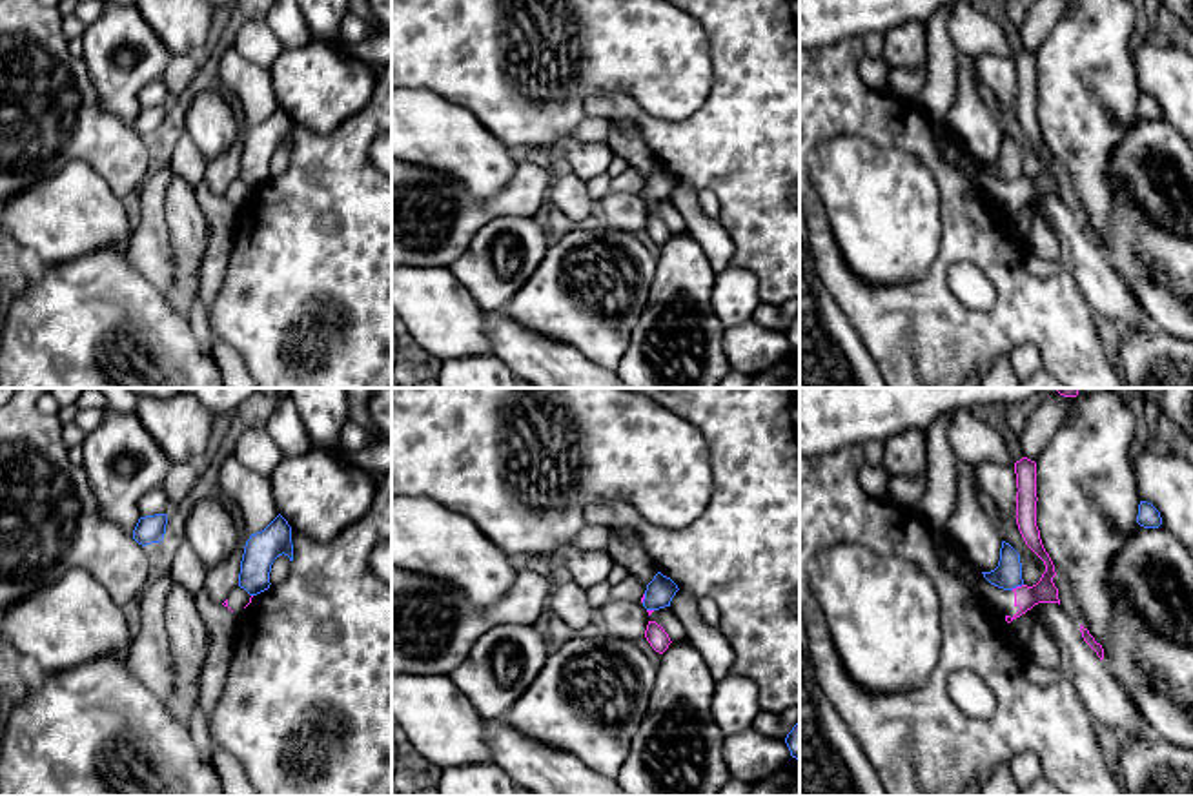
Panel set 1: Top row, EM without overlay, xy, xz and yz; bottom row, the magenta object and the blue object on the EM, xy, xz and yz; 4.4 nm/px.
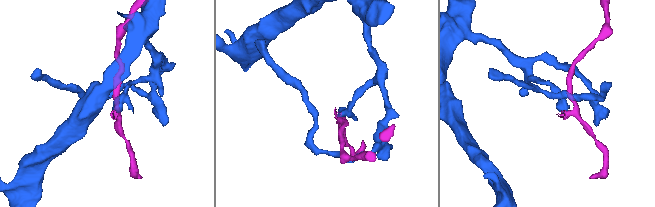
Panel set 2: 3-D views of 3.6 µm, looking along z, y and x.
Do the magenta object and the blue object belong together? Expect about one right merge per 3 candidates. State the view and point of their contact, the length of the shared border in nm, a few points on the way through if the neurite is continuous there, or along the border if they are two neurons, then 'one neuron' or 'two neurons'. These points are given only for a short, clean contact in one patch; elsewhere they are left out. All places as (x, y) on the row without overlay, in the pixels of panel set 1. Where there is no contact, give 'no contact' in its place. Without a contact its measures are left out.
yz (1017, 179) | 60 nm | along yz (1022, 175), (1011, 181) | two neurons

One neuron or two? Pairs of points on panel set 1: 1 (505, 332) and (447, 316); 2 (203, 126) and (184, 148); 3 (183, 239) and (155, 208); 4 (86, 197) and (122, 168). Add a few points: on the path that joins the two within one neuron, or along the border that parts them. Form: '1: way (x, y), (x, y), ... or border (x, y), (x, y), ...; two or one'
1: border (483, 312), (492, 352); two
2: border (184, 128), (206, 163); two
3: border (170, 177), (164, 199), (164, 223), (175, 261); two
4: border (66, 163), (84, 161), (121, 199); two

